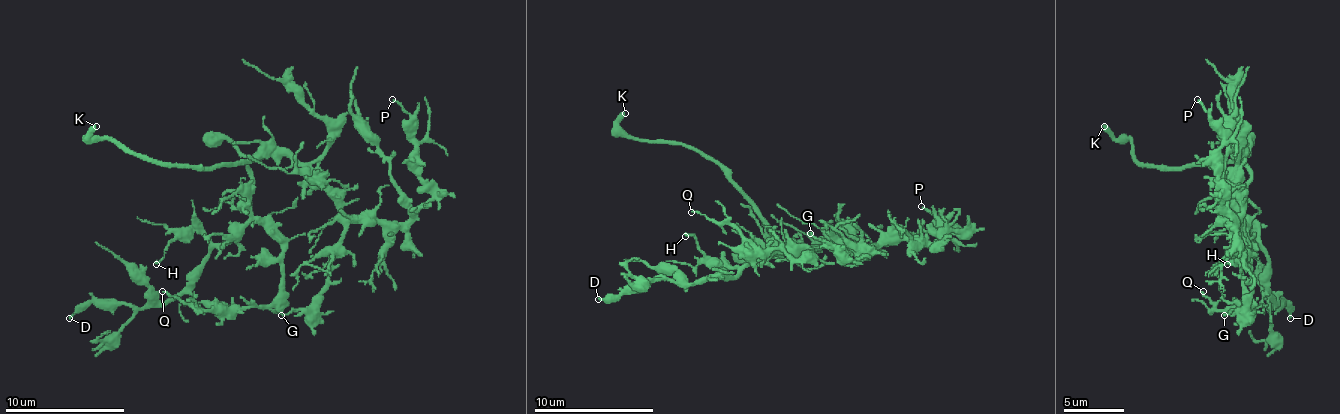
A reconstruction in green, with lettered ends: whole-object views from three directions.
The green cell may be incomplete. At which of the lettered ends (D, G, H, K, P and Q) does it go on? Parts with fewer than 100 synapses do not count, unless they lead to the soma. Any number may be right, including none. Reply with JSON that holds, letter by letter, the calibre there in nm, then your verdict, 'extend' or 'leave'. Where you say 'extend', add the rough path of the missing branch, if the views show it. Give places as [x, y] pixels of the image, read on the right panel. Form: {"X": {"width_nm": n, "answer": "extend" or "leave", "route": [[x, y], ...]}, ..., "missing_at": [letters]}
{"D": {"width_nm": 220, "answer": "leave"}, "G": {"width_nm": 120, "answer": "leave"}, "H": {"width_nm": 140, "answer": "leave"}, "K": {"width_nm": 360, "answer": "extend", "route": [[1104, 126], [1101, 60], [1071, 30], [1059, 9]]}, "P": {"width_nm": 140, "answer": "leave"}, "Q": {"width_nm": 130, "answer": "leave"}, "missing_at": ["K"]}

